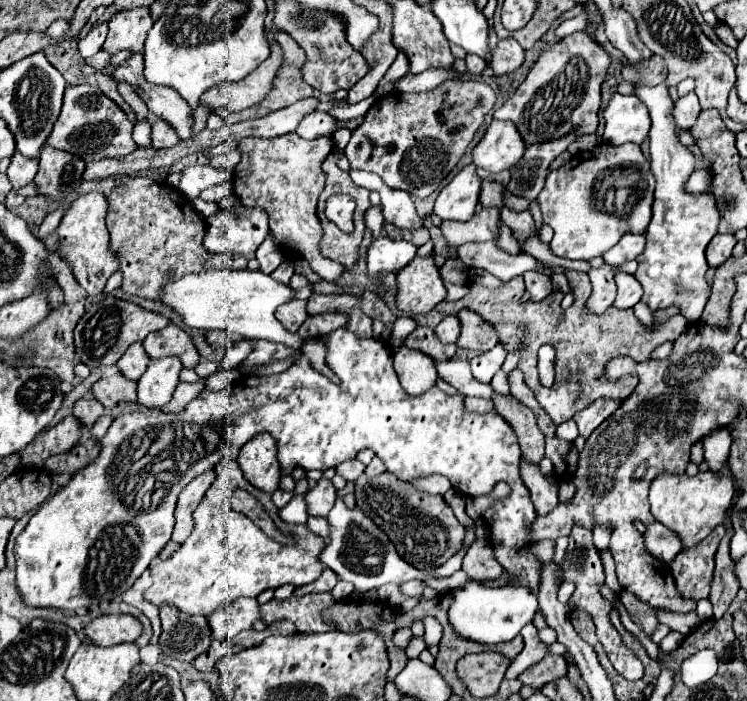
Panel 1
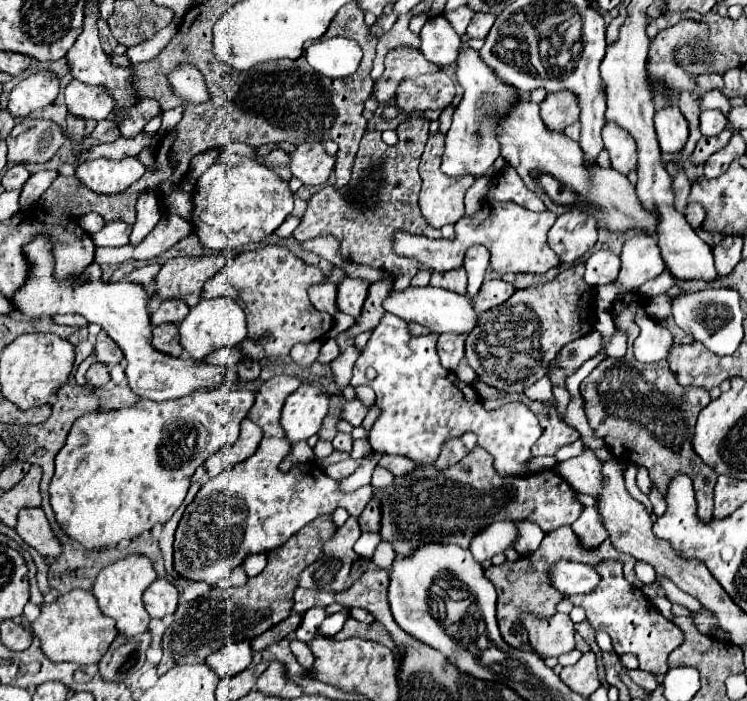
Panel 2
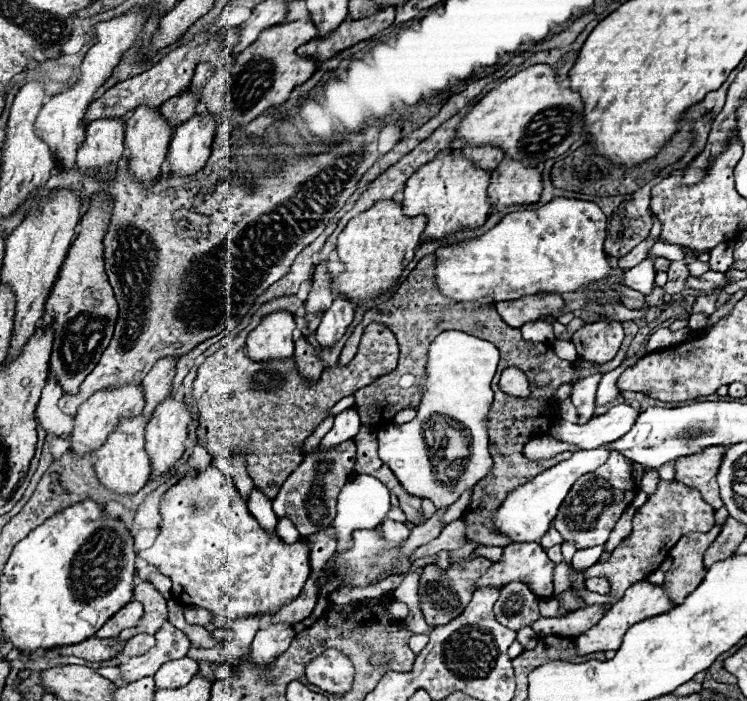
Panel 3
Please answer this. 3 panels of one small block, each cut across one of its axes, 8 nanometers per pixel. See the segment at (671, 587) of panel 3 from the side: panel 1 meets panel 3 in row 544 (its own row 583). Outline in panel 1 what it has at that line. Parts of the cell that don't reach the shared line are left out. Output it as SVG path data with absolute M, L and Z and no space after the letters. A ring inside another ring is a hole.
M716 526L712 534L690 550L682 550L672 562L672 576L676 582L676 590L682 598L702 600L708 598L710 578L714 572L714 554L722 536L726 534L724 526Z

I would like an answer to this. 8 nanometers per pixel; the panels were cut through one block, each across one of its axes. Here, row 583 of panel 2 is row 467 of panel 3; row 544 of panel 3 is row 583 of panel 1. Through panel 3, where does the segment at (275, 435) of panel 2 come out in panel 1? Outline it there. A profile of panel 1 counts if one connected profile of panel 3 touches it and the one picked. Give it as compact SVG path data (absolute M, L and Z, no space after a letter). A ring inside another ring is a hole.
M222 458L222 462L218 462L218 466L214 468L216 472L216 480L214 484L208 488L208 492L204 494L202 502L196 506L192 518L194 518L194 530L188 536L188 540L174 552L172 558L150 566L150 576L152 576L152 586L148 590L144 590L144 600L156 604L158 608L164 604L176 606L178 610L186 612L186 614L210 614L210 610L218 610L218 606L226 606L232 600L236 600L238 596L250 596L256 598L260 592L272 588L280 588L282 584L292 584L292 586L304 586L314 582L320 574L322 574L322 562L318 562L318 550L322 550L324 540L320 536L314 536L306 524L302 526L294 526L294 524L286 524L278 518L278 508L272 504L272 494L260 492L254 486L248 486L248 482L242 478L242 470L236 462L236 458ZM234 490L246 490L250 492L258 502L262 502L262 506L266 508L268 516L272 518L272 522L276 524L276 528L282 534L294 536L294 544L278 544L276 540L268 538L262 530L258 530L258 526L248 520L244 514L234 512L232 504L230 504L230 492Z

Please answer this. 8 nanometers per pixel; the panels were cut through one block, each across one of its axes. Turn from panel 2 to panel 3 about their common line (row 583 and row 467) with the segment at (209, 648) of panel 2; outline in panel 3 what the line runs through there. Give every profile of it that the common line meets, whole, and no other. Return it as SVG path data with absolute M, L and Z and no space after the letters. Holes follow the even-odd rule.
M368 324L362 340L358 344L358 352L354 360L346 366L334 366L326 368L318 382L308 384L298 368L294 356L282 358L282 360L268 360L268 362L254 362L246 356L246 350L240 348L236 352L230 352L226 348L216 350L212 356L208 356L198 366L198 376L194 380L192 396L198 408L200 416L200 428L198 428L198 440L204 442L204 448L210 456L230 456L232 450L244 450L248 454L246 458L246 470L252 476L254 484L268 496L274 498L284 484L284 480L300 466L304 454L302 446L304 440L314 432L314 428L328 416L330 408L344 396L350 396L358 388L364 388L372 384L376 378L392 372L398 364L398 342L390 328L384 328L384 324Z

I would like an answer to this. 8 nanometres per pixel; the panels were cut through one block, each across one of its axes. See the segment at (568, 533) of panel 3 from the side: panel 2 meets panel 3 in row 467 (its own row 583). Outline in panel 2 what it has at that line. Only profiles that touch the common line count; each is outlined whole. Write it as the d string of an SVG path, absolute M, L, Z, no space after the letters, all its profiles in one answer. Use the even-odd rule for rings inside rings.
M602 562L596 566L602 582L598 584L598 590L592 590L590 594L577 594L570 596L570 602L574 606L582 606L586 610L586 618L594 630L602 630L612 638L614 652L616 654L634 654L640 660L640 668L664 674L668 672L668 654L678 648L684 640L682 630L666 620L658 608L644 598L644 594L630 586L622 576L622 564L614 562Z

